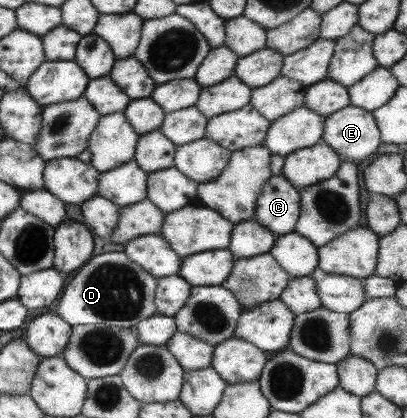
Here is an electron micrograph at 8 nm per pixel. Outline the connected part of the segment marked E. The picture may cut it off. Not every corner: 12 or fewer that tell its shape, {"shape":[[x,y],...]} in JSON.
{"shape":[[371,112],[325,118],[320,142],[341,162],[368,158],[380,136]]}

